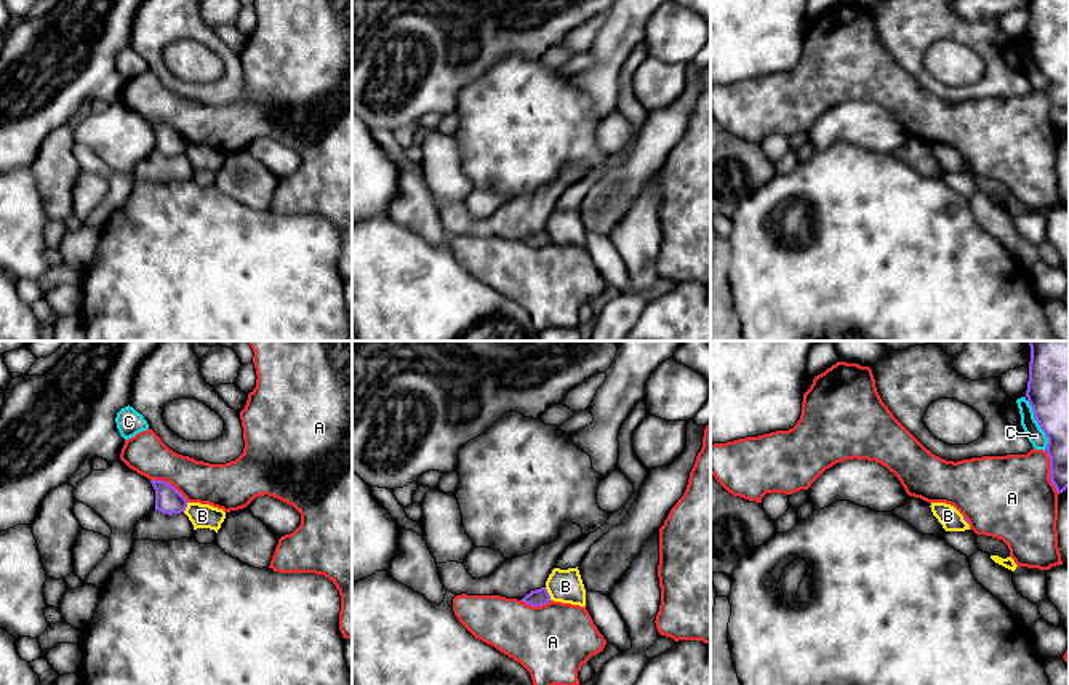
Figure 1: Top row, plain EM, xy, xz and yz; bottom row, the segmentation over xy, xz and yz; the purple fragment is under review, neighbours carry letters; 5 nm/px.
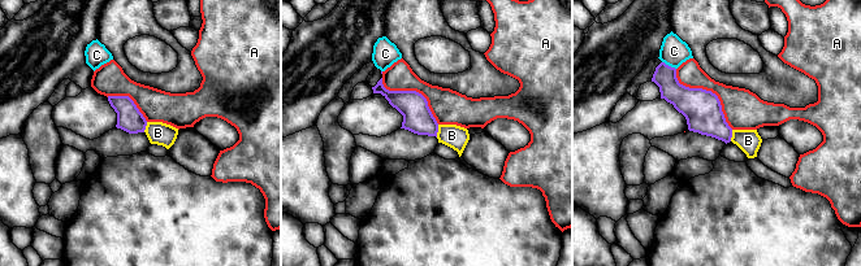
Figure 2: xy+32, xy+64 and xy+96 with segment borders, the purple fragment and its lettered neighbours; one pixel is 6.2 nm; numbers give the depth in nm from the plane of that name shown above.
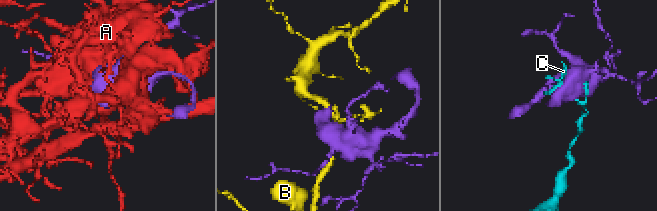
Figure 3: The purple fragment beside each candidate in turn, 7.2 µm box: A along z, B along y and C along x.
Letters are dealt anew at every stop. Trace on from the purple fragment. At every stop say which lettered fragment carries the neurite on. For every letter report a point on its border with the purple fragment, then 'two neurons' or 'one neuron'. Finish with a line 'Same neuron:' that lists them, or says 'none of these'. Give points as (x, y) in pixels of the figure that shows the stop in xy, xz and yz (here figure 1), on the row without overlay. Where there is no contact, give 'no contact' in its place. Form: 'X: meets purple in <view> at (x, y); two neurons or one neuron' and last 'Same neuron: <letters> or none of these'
A: meets purple in xy at (168, 125); two neurons
B: meets purple in xz at (548, 236); two neurons
C: meets purple in yz at (1039, 66); two neurons
Same neuron: none of these

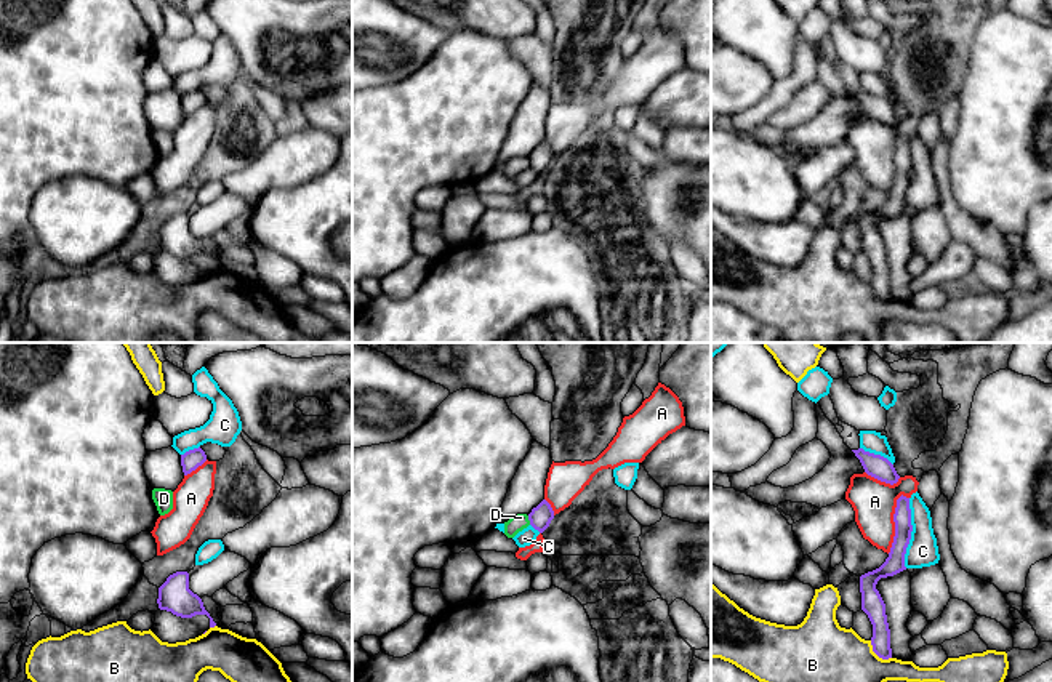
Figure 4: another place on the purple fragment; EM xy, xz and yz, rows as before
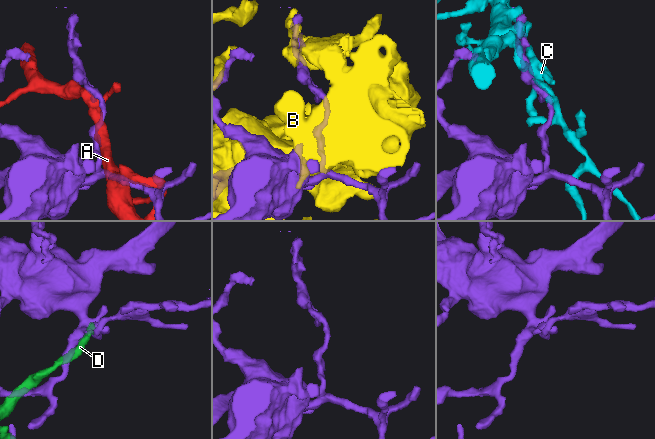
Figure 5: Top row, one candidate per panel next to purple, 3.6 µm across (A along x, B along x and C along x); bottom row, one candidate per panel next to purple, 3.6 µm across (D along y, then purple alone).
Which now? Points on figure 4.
A: meets purple in yz at (895, 165); two neurons
B: meets purple in yz at (878, 296); two neurons
C: meets purple in yz at (910, 175); two neurons
D: meets purple in xz at (529, 160); two neurons
Same neuron: none of these

